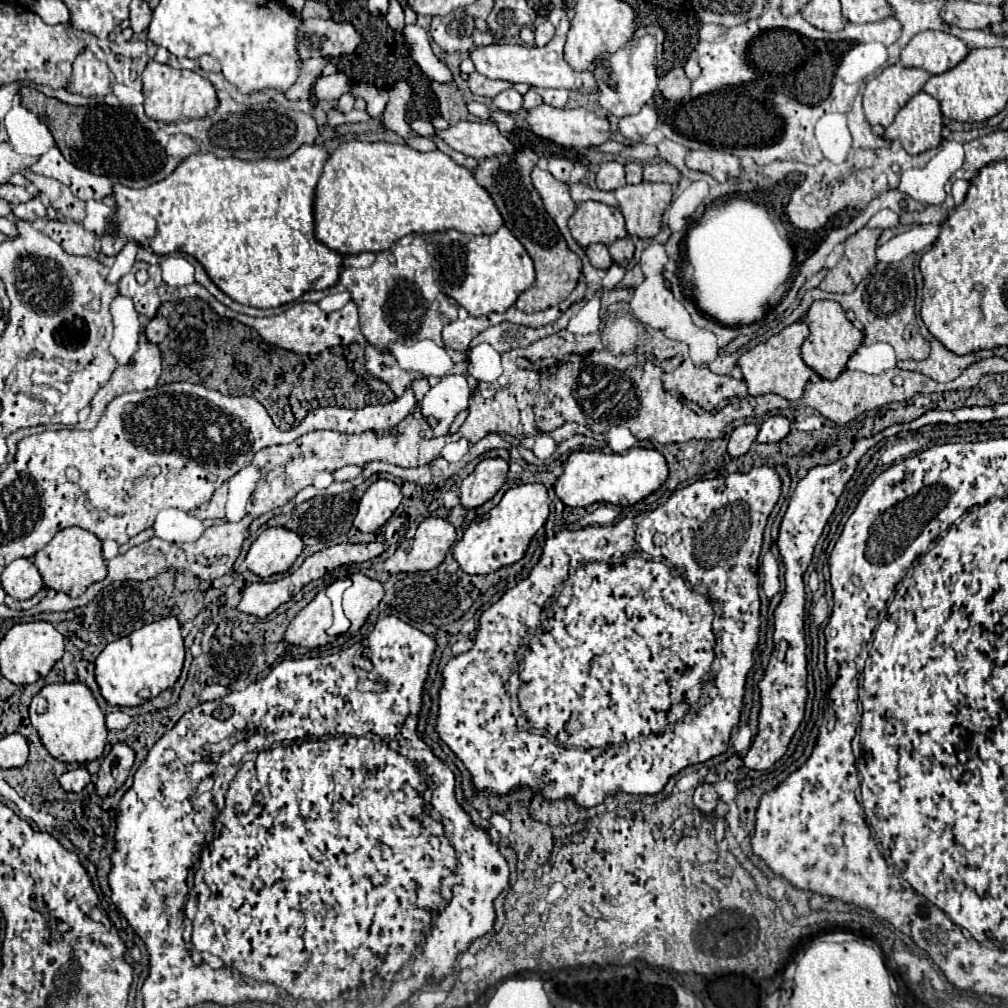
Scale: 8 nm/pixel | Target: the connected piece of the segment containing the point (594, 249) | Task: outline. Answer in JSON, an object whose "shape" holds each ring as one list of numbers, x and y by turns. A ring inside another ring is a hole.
{"shape":[[596,243,592,247,586,249,586,255,590,259,590,263,596,267,596,269,608,269,612,265,612,257,608,253,608,247,602,245,602,243]]}

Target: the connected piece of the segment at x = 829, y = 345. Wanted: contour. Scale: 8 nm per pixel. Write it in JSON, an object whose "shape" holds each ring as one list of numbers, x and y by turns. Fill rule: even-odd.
{"shape":[[814,301,804,317,806,325,810,327,810,335,802,345,802,359,804,363,824,379,836,379,846,367,850,355,860,347,864,335,858,331,844,315,844,309,836,301]]}

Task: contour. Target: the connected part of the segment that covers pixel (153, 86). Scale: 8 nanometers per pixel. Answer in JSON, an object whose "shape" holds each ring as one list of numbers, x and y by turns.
{"shape":[[150,61,142,73,142,81,144,81,144,109,146,115,154,121,174,123,182,119,202,119,206,117,206,113,218,107,214,85,198,71,174,69,170,65]]}

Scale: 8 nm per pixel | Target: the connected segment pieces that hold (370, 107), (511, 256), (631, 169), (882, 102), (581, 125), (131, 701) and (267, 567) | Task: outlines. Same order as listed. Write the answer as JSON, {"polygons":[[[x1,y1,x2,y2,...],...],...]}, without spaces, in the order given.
{"polygons":[[[357,83,353,85,352,88,367,88,367,94,362,94,364,99,366,99,367,108,366,111,370,117,380,117,384,107,389,101,389,94,387,90,376,89,375,85,370,85,370,83]],[[500,227,492,235,466,235,456,229,450,229,442,233,438,245,436,245,436,261,434,261,434,275,442,287,442,291,448,297,454,297,458,305,462,305,470,315,478,317,490,311,504,313,508,307,514,305,518,295,526,291,534,283,534,265,528,253,524,251,522,243,506,229]],[[628,161,624,165,624,169,626,169,626,183,640,183,642,181,642,165,640,163]],[[894,63,888,65,880,75,876,75,874,79,870,79,866,83,866,91,864,91,864,113,870,125,880,125,880,127,888,127,894,121,894,115,910,101,912,95,916,95,922,85,928,81,930,73,924,69,916,69,916,67,904,67,902,63]],[[538,105,530,111,526,111,526,123,530,125,530,131,534,135,540,135,544,139,550,139,564,147,588,147,588,145,602,145,610,139,610,125,608,119,598,117,596,113,588,109,558,109,552,105]],[[168,615,160,621,140,627,138,631,126,637,108,643,96,659,96,681,108,705,134,707,144,703,144,697,140,697,142,689,148,689,150,697,156,697,164,689,170,689,180,677,182,663,184,663,182,625,174,615]],[[268,527,252,543,246,555,246,565,252,573,264,579,274,573,288,571,302,549,304,543,298,533,286,527]]]}

